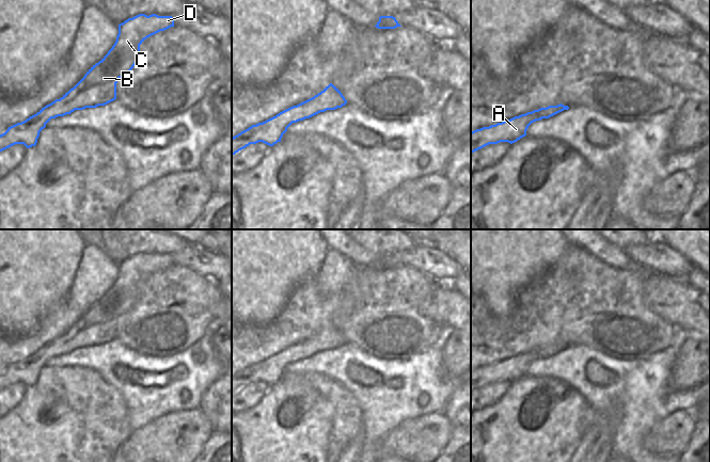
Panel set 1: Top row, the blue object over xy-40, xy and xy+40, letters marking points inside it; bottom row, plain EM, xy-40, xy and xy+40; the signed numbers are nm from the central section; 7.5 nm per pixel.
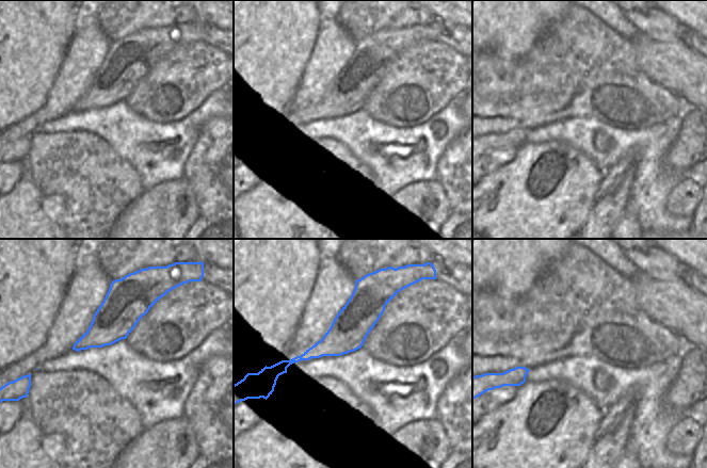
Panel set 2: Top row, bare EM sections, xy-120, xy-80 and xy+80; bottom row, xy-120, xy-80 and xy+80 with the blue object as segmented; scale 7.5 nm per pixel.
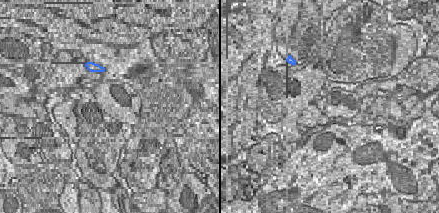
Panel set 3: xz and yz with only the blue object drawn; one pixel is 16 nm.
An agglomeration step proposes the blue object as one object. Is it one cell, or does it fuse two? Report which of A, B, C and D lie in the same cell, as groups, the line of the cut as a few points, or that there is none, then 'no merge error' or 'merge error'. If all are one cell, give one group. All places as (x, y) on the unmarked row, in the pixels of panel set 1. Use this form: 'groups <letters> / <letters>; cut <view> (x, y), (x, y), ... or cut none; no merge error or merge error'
groups A B C D; cut none; no merge error

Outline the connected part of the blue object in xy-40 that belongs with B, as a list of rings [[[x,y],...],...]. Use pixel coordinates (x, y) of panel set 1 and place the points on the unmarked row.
[[[139,253],[119,264],[116,280],[108,292],[93,304],[84,316],[60,338],[36,353],[17,362],[0,373],[0,391],[23,383],[35,385],[46,363],[75,349],[105,345],[116,338],[116,322],[128,313],[140,297],[140,284],[149,275],[174,266],[172,255]]]

